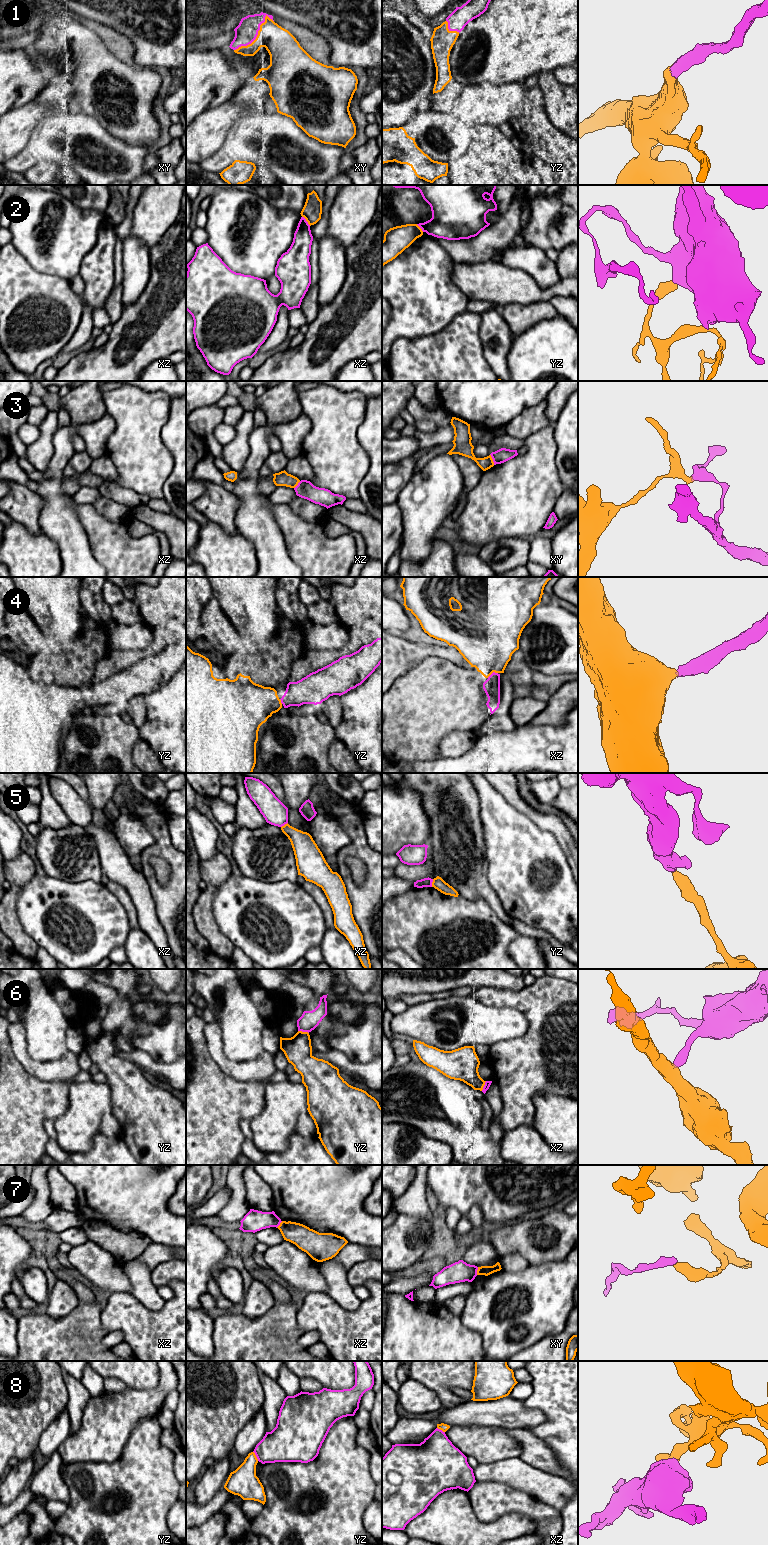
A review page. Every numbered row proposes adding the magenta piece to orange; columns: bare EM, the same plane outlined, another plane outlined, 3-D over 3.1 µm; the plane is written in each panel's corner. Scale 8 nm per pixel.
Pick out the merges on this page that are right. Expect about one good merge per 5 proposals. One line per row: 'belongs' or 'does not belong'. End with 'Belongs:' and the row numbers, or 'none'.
1: belongs
2: does not belong
3: does not belong
4: belongs
5: does not belong
6: does not belong
7: does not belong
8: does not belong
Belongs: 1, 4

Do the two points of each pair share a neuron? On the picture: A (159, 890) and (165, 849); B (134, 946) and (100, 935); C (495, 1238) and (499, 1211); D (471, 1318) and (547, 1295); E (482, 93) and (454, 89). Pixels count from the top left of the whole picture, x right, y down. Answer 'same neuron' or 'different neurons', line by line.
A: same neuron
B: different neurons
C: different neurons
D: same neuron
E: different neurons

